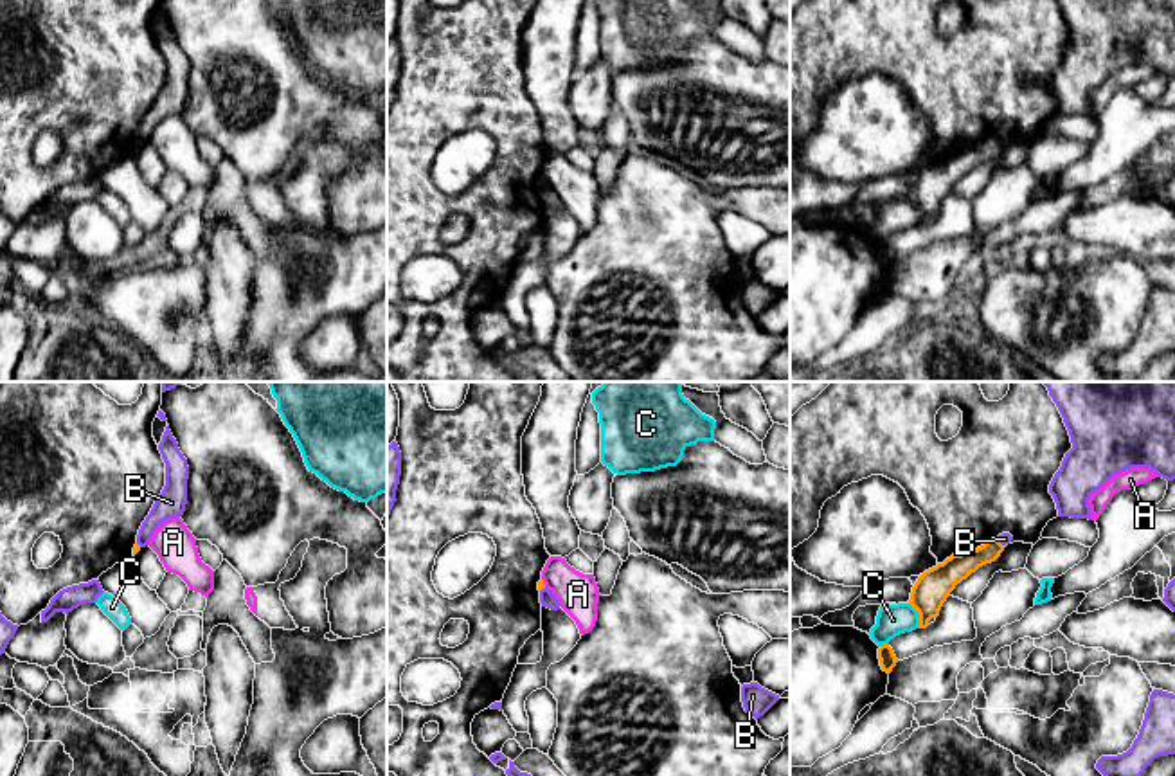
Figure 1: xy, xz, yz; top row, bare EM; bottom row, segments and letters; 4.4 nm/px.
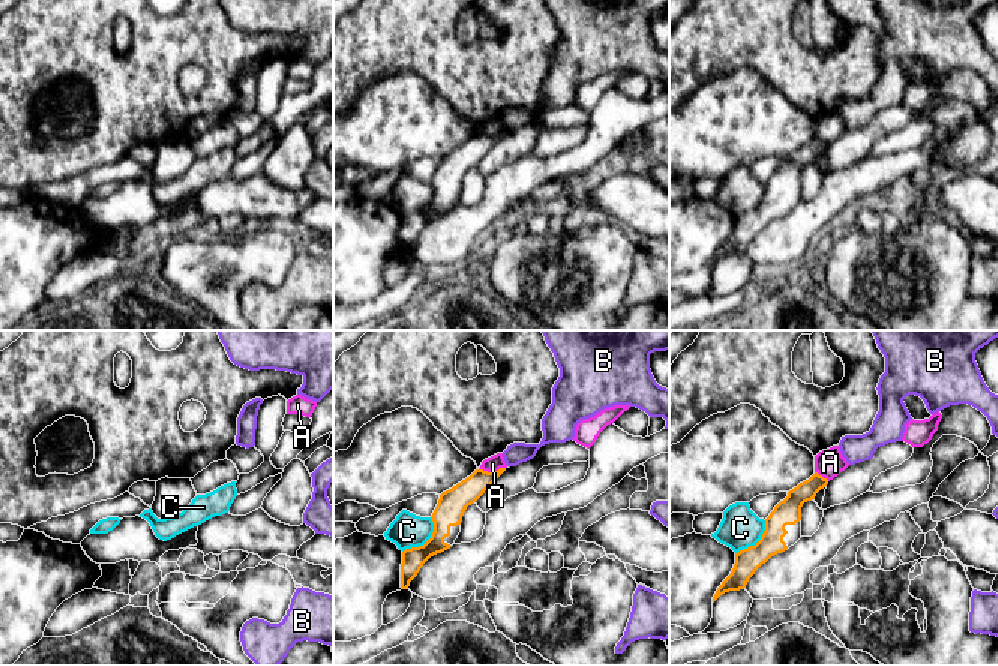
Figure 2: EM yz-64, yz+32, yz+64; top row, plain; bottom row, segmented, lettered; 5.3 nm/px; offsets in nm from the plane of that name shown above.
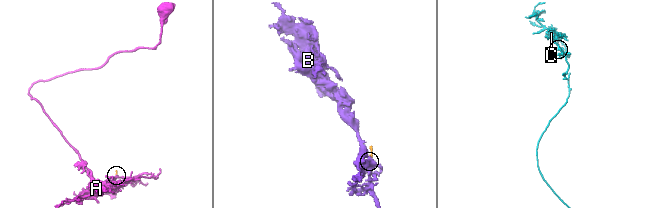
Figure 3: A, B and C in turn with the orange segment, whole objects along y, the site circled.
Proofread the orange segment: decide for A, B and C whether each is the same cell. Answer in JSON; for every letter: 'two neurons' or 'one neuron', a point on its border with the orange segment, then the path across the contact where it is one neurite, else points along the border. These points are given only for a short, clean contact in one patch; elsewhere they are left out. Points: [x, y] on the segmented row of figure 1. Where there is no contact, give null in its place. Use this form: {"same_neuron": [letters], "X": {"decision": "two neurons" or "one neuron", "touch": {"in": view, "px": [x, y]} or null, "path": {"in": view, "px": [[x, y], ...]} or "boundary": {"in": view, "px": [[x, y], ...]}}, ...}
{"same_neuron": [], "A": {"decision": "two neurons", "touch": {"in": "xz", "px": [542, 582]}, "boundary": {"in": "xz", "px": [[542, 578], [546, 586]]}}, "B": {"decision": "two neurons", "touch": {"in": "yz", "px": [999, 542]}, "boundary": {"in": "yz", "px": [[995, 539], [1003, 546]]}}, "C": {"decision": "two neurons", "touch": {"in": "yz", "px": [918, 613]}, "boundary": {"in": "yz", "px": [[909, 602], [918, 614], [918, 627]]}}}

